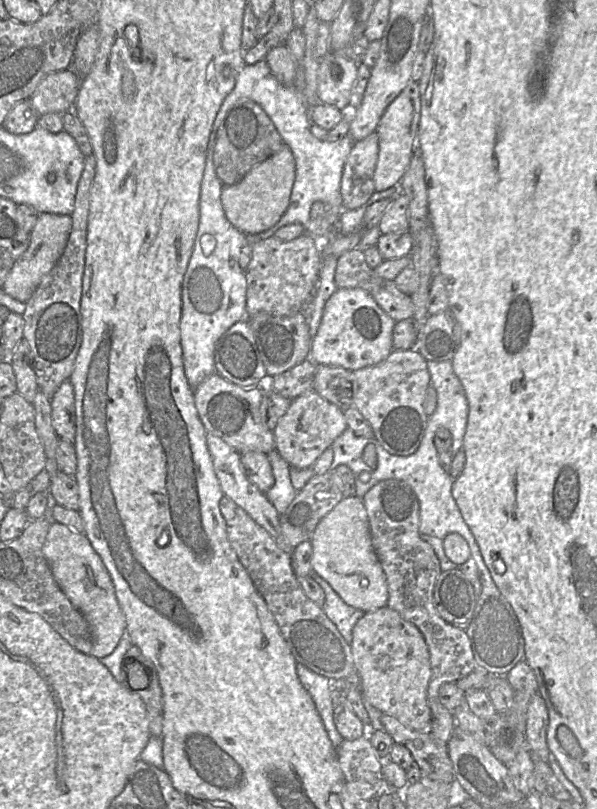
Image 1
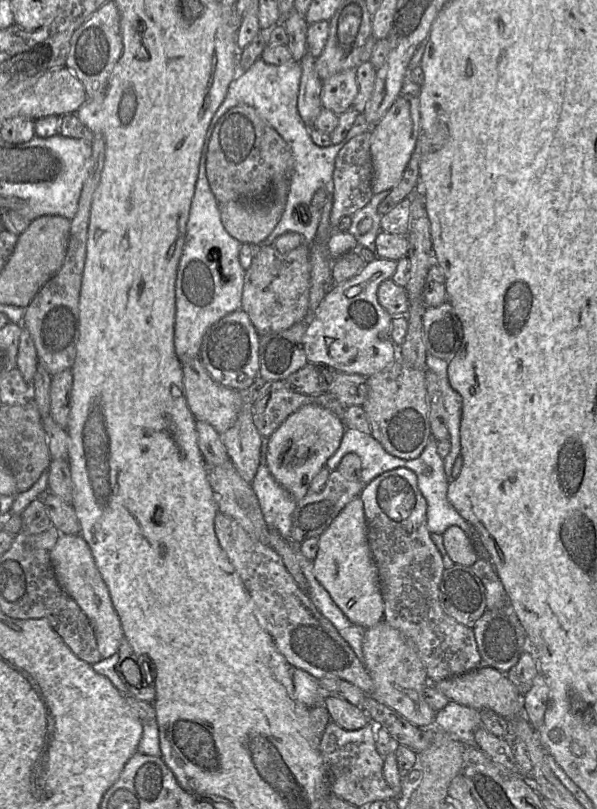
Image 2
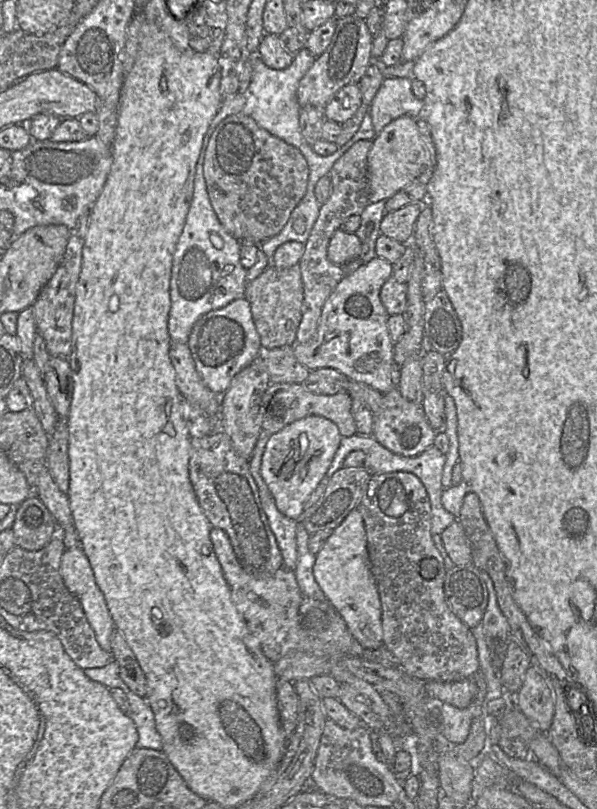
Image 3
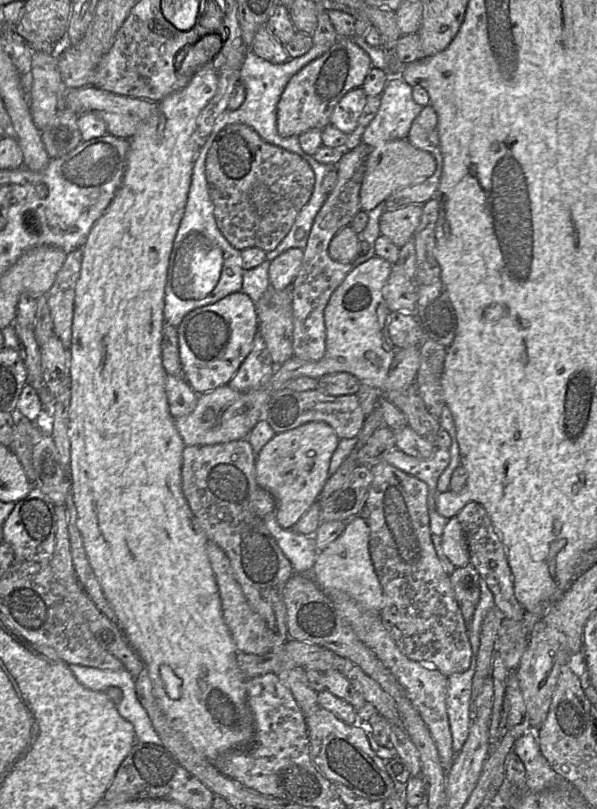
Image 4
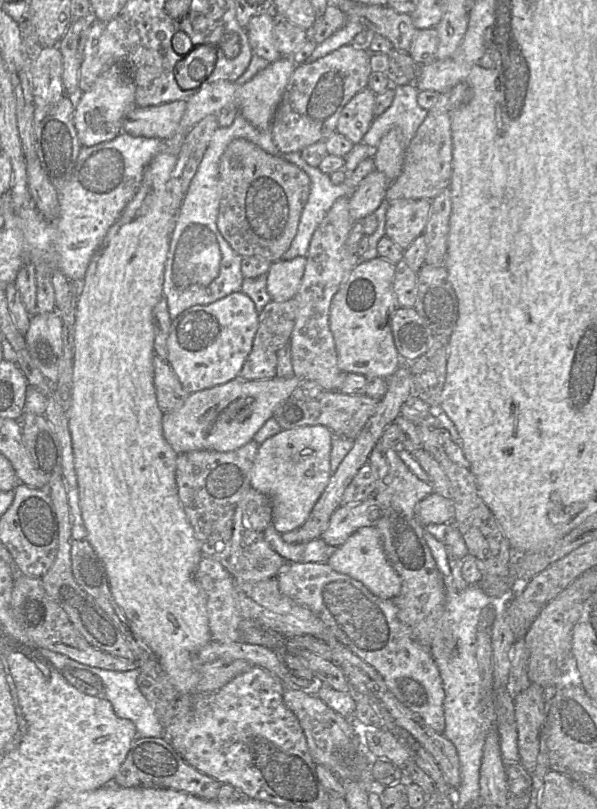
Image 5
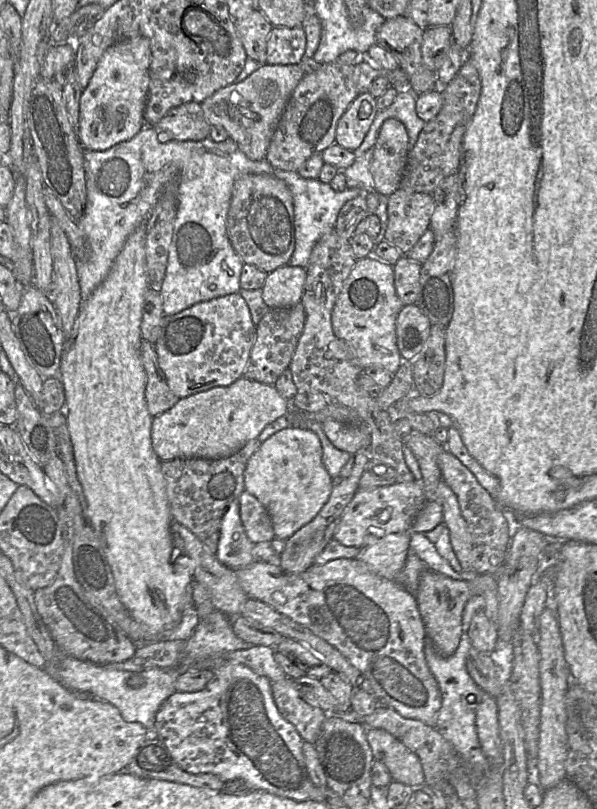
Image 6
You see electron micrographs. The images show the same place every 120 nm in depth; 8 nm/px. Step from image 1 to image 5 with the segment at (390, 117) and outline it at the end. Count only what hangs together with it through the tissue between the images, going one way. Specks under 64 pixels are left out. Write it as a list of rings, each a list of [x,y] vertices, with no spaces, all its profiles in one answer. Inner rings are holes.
[[[376,169],[359,183],[349,200],[349,214],[354,222],[374,214],[384,201],[390,184],[388,178]]]

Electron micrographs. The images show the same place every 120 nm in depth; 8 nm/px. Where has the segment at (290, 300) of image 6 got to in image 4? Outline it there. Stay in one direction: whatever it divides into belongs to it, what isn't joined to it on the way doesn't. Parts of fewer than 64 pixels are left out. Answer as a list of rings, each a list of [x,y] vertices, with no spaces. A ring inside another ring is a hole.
[[[290,248],[270,262],[269,285],[275,290],[291,287],[301,266],[303,251]]]

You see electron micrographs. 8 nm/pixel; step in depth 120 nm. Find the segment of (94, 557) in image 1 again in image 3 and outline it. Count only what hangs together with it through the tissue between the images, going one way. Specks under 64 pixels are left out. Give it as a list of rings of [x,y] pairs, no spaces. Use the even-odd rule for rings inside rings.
[[[81,546],[65,550],[61,558],[60,573],[67,589],[81,603],[100,647],[111,652],[111,635],[116,626]]]

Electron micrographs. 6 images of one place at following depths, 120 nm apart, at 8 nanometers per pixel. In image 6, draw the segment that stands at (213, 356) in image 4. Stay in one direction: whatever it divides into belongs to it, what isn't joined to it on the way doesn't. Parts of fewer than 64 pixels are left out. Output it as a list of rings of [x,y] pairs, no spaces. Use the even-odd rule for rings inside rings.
[[[240,293],[199,302],[177,314],[164,315],[154,343],[171,391],[185,398],[217,386],[230,386],[244,375],[256,339],[256,326]]]

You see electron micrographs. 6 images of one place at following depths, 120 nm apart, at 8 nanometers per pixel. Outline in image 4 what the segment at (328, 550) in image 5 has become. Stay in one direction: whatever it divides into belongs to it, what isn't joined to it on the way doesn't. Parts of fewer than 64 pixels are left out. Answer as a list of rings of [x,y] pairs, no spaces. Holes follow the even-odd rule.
[[[275,511],[267,514],[264,523],[275,538],[284,555],[289,559],[295,574],[311,576],[318,549],[314,537],[297,533],[294,529],[282,528],[275,516]]]

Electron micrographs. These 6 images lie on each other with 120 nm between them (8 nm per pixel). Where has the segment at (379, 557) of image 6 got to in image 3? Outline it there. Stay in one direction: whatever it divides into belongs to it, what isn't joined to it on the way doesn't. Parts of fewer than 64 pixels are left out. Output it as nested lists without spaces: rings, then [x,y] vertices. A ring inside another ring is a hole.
[[[357,508],[349,512],[316,554],[313,575],[360,645],[370,650],[383,646],[381,601],[371,570],[363,517]]]

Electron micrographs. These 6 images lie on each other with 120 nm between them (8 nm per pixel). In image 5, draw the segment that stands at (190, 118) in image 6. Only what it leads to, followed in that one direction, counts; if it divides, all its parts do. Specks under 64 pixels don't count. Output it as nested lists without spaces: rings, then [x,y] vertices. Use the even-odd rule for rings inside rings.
[[[185,100],[145,108],[137,106],[124,118],[122,133],[168,140],[177,133],[185,110]]]

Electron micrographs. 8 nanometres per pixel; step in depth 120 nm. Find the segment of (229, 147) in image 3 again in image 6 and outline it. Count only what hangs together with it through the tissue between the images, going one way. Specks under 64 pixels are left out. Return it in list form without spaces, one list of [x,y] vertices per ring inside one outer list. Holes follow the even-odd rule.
[[[246,174],[233,187],[226,220],[227,236],[243,263],[266,273],[287,265],[295,250],[294,205],[286,183],[267,174]]]

